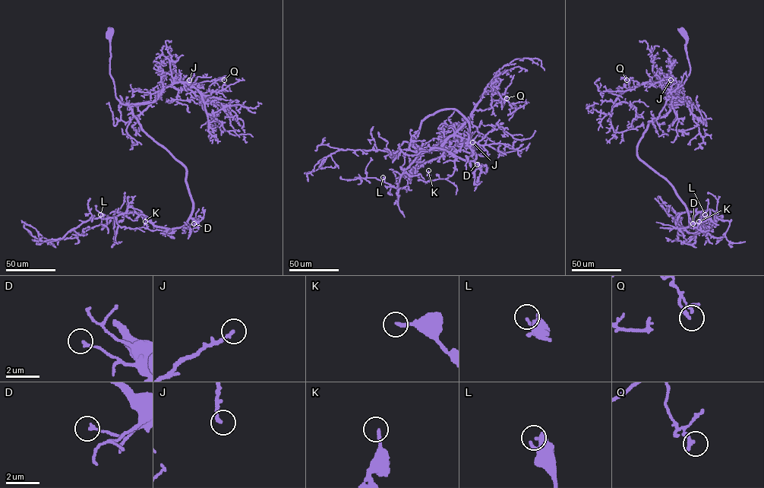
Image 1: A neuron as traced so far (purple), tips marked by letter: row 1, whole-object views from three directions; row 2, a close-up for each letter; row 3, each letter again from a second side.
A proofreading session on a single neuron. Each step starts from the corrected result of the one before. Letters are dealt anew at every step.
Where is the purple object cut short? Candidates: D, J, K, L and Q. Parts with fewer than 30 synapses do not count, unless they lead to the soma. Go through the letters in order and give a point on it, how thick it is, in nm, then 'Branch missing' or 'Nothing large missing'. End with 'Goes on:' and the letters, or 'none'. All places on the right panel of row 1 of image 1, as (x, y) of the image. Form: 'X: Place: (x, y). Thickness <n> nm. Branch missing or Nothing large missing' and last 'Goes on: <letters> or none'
D: Place: (692, 223). Thickness 170 nm. Nothing large missing
J: Place: (670, 80). Thickness 200 nm. Nothing large missing
K: Place: (699, 221). Thickness 180 nm. Nothing large missing
L: Place: (705, 214). Thickness 280 nm. Nothing large missing
Q: Place: (626, 80). Thickness 220 nm. Nothing large missing
Goes on: none

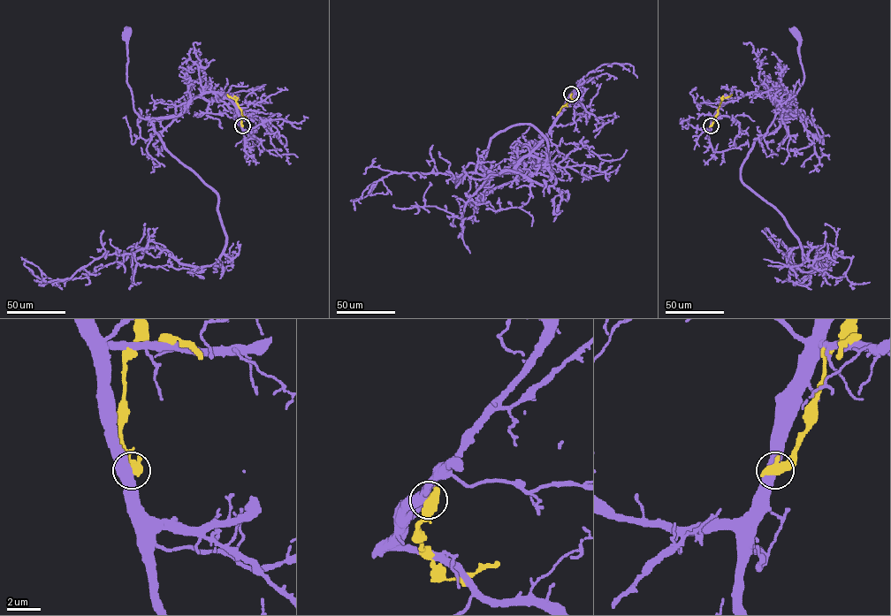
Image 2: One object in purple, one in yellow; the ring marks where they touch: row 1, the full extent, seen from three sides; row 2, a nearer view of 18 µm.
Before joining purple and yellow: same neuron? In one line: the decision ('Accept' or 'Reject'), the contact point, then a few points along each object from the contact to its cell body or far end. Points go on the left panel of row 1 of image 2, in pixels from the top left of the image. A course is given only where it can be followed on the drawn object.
Reject. Place: (242, 125). Course of purple: (242, 125), (232, 103), (217, 93), (201, 93), (177, 115), (140, 117), (133, 110), (126, 80), (127, 32). Course of yellow: (242, 125), (241, 110), (227, 95)

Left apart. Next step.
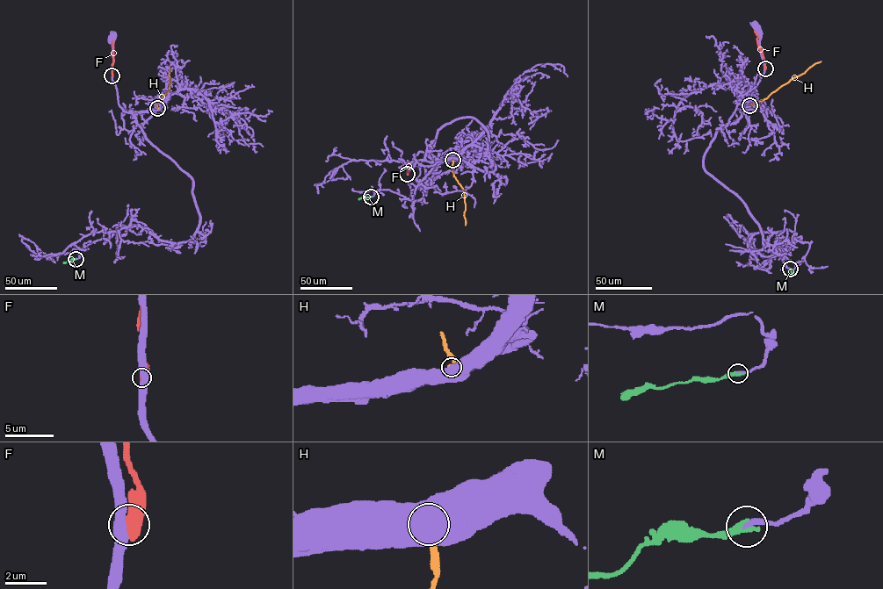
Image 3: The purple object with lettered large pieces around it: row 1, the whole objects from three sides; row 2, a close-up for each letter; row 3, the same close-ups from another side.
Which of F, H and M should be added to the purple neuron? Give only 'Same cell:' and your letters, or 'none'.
Same cell: M

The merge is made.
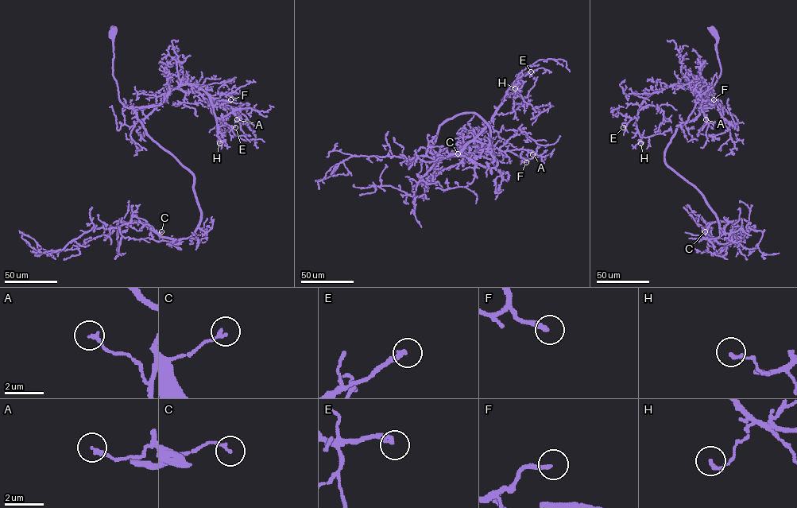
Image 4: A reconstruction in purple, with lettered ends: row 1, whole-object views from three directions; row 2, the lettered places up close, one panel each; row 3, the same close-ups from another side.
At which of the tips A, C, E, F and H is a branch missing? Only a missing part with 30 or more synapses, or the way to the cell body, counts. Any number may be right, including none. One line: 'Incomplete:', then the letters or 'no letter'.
Incomplete: E

